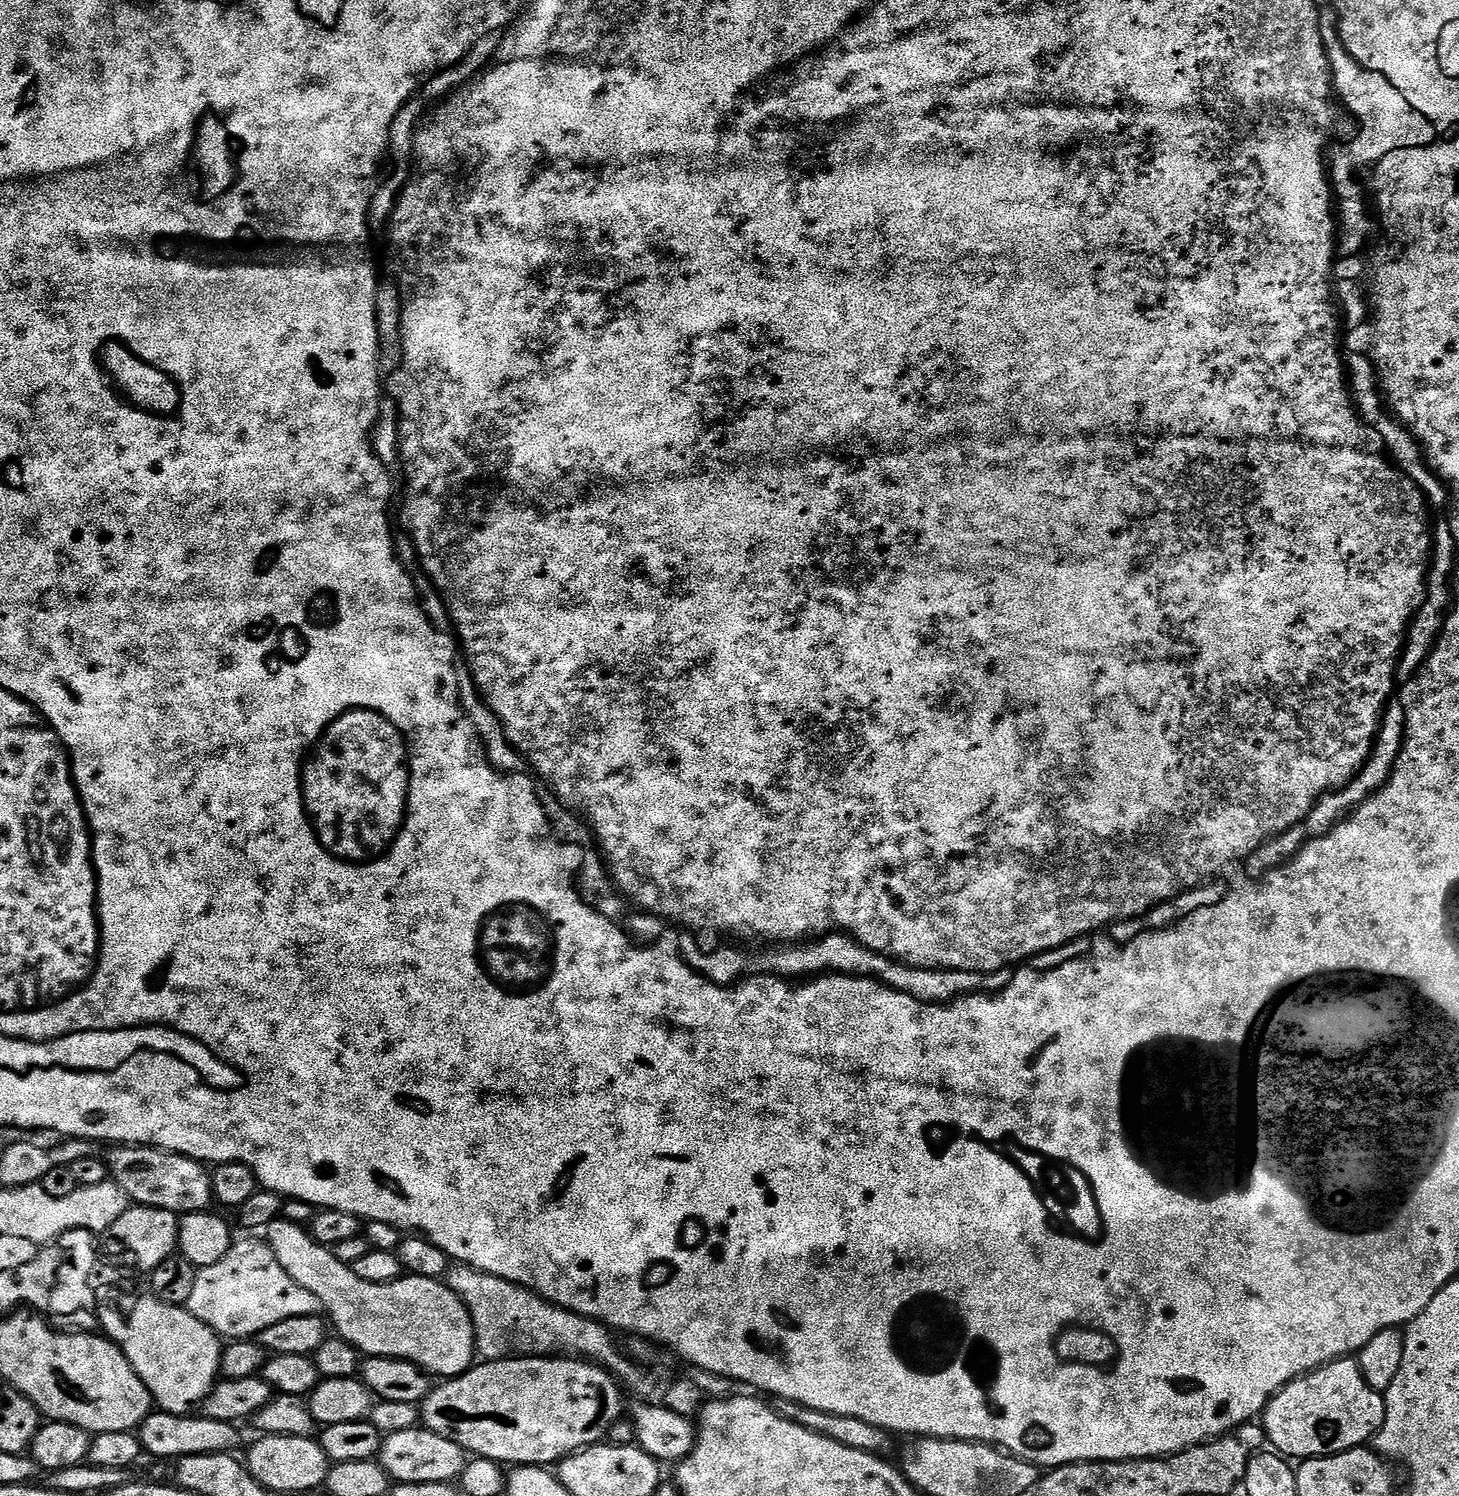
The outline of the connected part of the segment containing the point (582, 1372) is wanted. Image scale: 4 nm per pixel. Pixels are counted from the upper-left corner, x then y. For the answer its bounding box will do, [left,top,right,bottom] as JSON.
[419,1354,625,1466]

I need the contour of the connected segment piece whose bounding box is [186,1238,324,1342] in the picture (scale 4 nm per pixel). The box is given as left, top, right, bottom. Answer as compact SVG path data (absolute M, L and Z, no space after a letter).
M260 1238L248 1239L252 1240L237 1239L222 1262L214 1262L214 1266L206 1266L197 1271L194 1290L186 1305L188 1312L228 1342L259 1337L262 1330L277 1322L286 1322L286 1318L321 1315L324 1312L322 1302L318 1302L317 1296L310 1294L310 1290L302 1290L302 1286L298 1286L298 1282L294 1282L294 1278L290 1278L282 1266L278 1266L278 1258L274 1258L267 1242Z

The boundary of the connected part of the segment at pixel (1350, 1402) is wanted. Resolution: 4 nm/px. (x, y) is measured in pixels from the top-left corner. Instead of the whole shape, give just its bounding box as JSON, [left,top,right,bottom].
[1262,1358,1384,1458]

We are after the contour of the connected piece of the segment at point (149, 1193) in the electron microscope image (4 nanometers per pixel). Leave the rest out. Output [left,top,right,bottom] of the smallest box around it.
[106,1146,213,1214]

